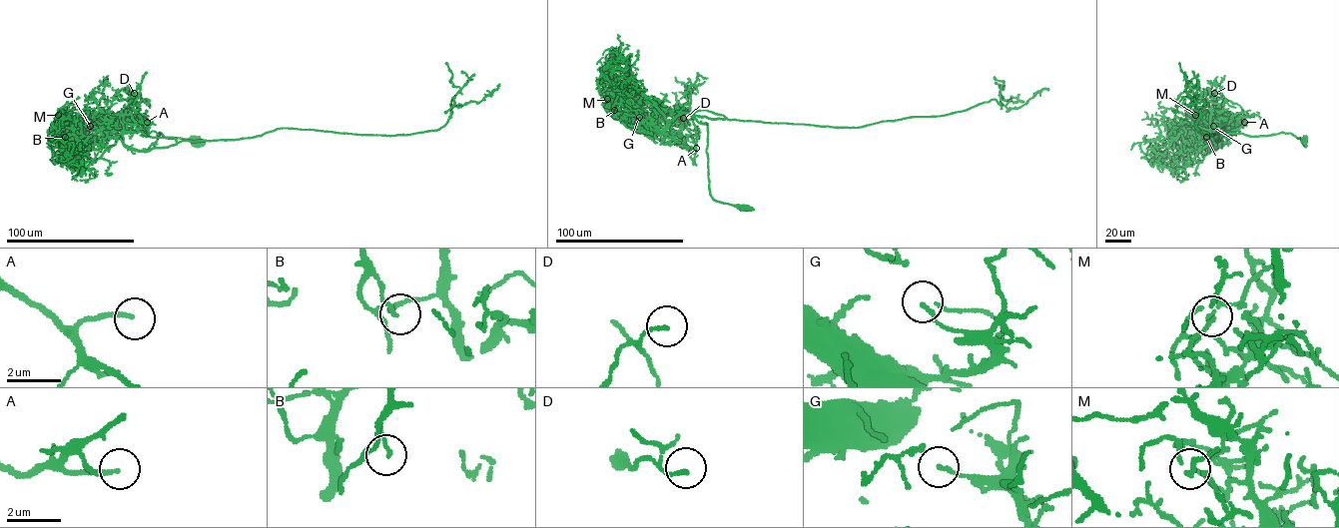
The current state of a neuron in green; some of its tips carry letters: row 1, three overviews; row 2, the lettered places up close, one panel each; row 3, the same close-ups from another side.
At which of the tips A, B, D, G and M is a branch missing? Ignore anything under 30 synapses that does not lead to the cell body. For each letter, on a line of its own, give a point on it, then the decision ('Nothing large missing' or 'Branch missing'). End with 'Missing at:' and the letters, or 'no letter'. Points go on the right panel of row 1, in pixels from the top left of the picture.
A: Place: (1244, 122). Branch missing
B: Place: (1206, 137). Nothing large missing
D: Place: (1214, 93). Nothing large missing
G: Place: (1213, 126). Nothing large missing
M: Place: (1195, 115). Nothing large missing
Missing at: A

